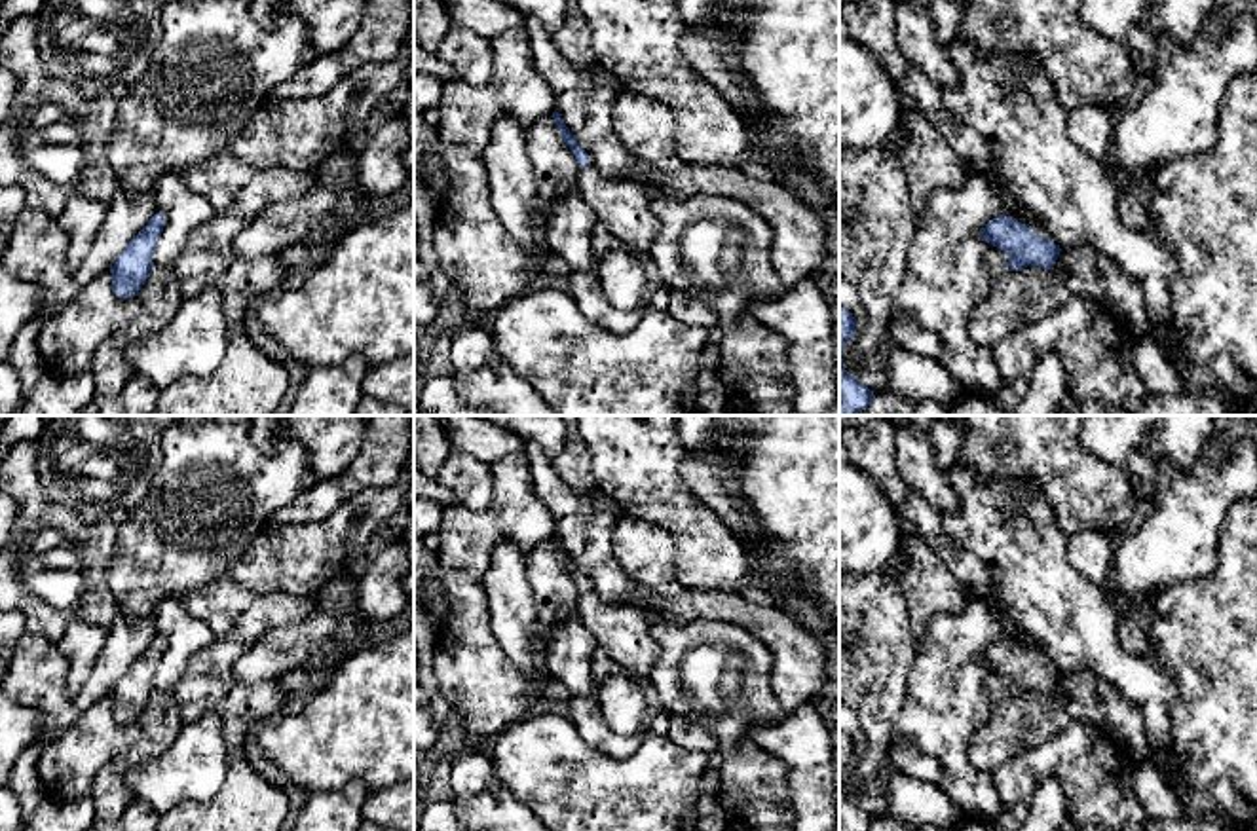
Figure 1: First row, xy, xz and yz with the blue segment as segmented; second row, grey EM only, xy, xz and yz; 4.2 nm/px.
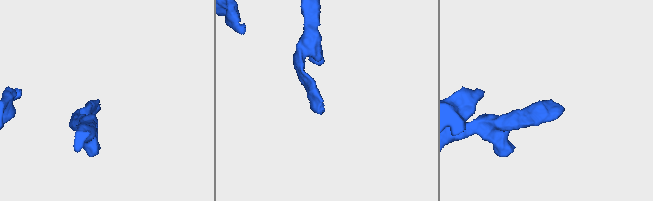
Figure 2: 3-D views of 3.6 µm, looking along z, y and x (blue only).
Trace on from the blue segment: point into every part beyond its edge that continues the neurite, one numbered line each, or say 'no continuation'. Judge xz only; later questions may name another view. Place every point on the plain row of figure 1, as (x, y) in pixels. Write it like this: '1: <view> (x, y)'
1: xz (621, 630)

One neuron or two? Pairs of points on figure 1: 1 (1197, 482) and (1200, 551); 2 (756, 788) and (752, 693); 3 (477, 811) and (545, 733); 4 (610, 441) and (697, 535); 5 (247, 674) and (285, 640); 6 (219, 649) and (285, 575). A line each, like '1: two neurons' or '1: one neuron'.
1: one neuron
2: one neuron
3: two neurons
4: one neuron
5: one neuron
6: two neurons

